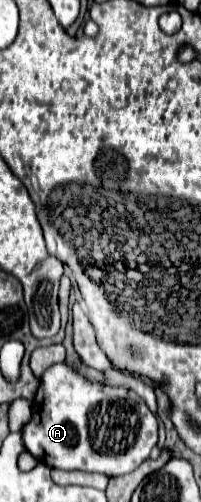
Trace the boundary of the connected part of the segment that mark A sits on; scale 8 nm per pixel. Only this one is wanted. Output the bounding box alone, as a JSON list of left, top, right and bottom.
[21,363,157,477]

